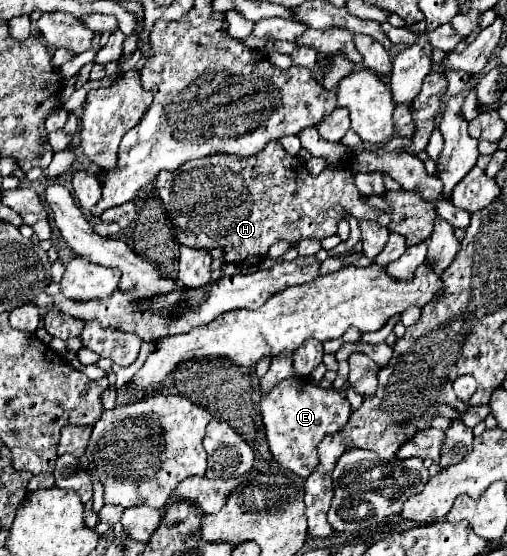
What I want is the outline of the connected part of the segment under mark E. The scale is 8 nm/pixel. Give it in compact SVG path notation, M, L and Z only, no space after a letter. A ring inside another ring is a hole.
M287 378L261 398L261 416L271 452L283 468L301 478L307 478L317 466L317 444L327 434L339 432L347 424L349 414L351 404L347 398L335 390L319 388L307 378Z

